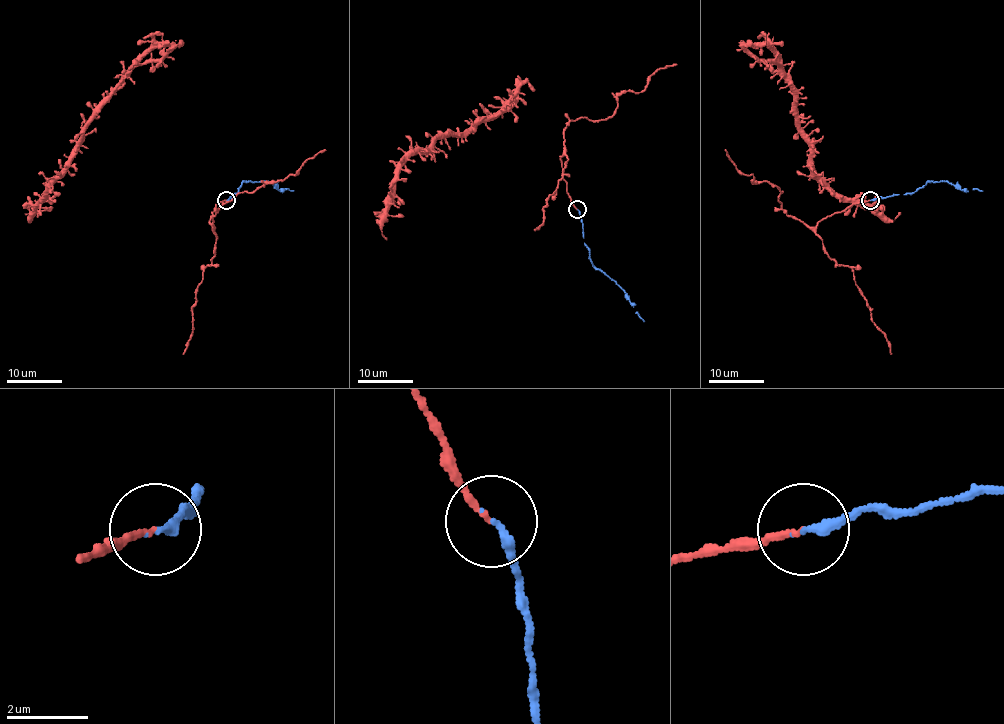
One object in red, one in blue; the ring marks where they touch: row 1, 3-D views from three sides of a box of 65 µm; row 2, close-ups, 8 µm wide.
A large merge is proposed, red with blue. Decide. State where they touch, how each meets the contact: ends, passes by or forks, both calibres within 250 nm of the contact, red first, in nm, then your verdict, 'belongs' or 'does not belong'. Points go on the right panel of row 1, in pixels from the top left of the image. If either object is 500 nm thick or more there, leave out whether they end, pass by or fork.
at (870, 200); red ends there; blue ends there; 130 nm thick on the red side, 220 nm on the other; belongs

